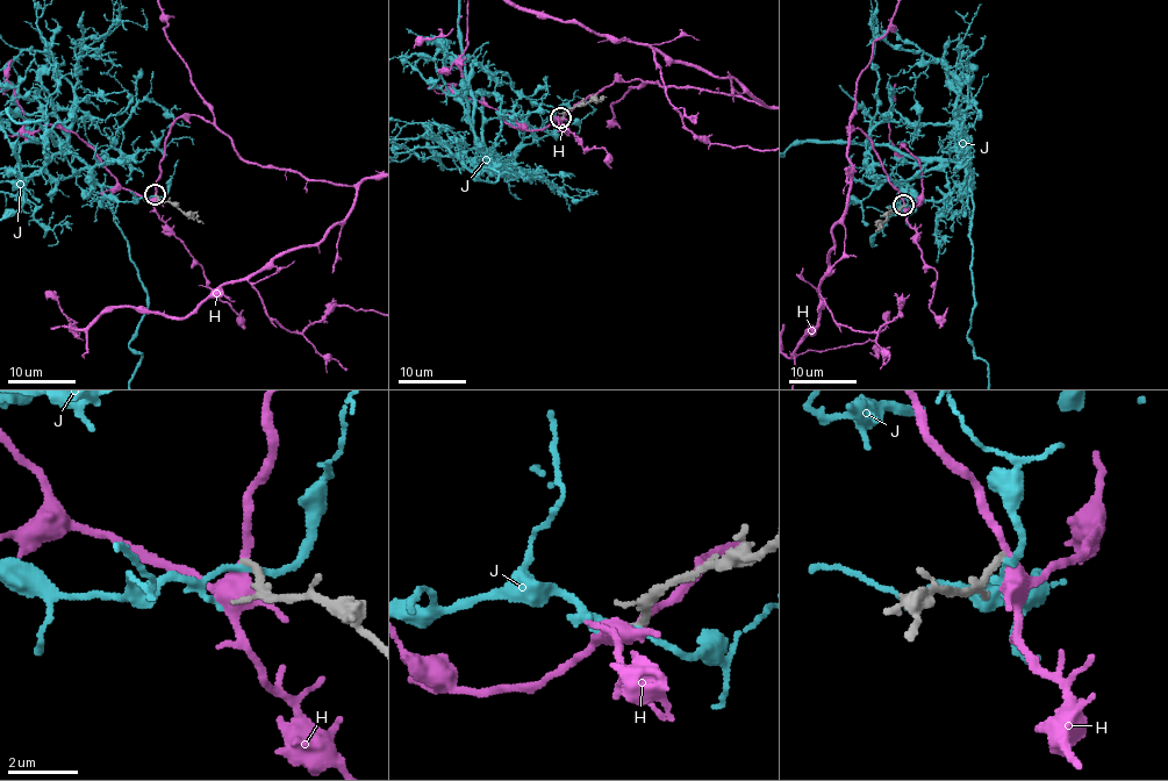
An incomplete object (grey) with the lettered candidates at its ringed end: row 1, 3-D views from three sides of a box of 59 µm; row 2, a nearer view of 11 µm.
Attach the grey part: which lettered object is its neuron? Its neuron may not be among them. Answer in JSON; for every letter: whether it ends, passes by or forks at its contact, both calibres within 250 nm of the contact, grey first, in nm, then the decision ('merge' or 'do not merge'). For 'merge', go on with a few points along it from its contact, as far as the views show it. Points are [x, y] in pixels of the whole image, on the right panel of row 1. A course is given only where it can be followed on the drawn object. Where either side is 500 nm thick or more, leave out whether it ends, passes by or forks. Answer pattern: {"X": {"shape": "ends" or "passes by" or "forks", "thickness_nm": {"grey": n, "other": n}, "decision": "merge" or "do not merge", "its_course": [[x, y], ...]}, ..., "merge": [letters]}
{"H": {"shape": "passes by", "thickness_nm": {"grey": 200, "other": 300}, "decision": "do not merge"}, "J": {"shape": "passes by", "thickness_nm": {"grey": 240, "other": 160}, "decision": "do not merge"}, "merge": []}

